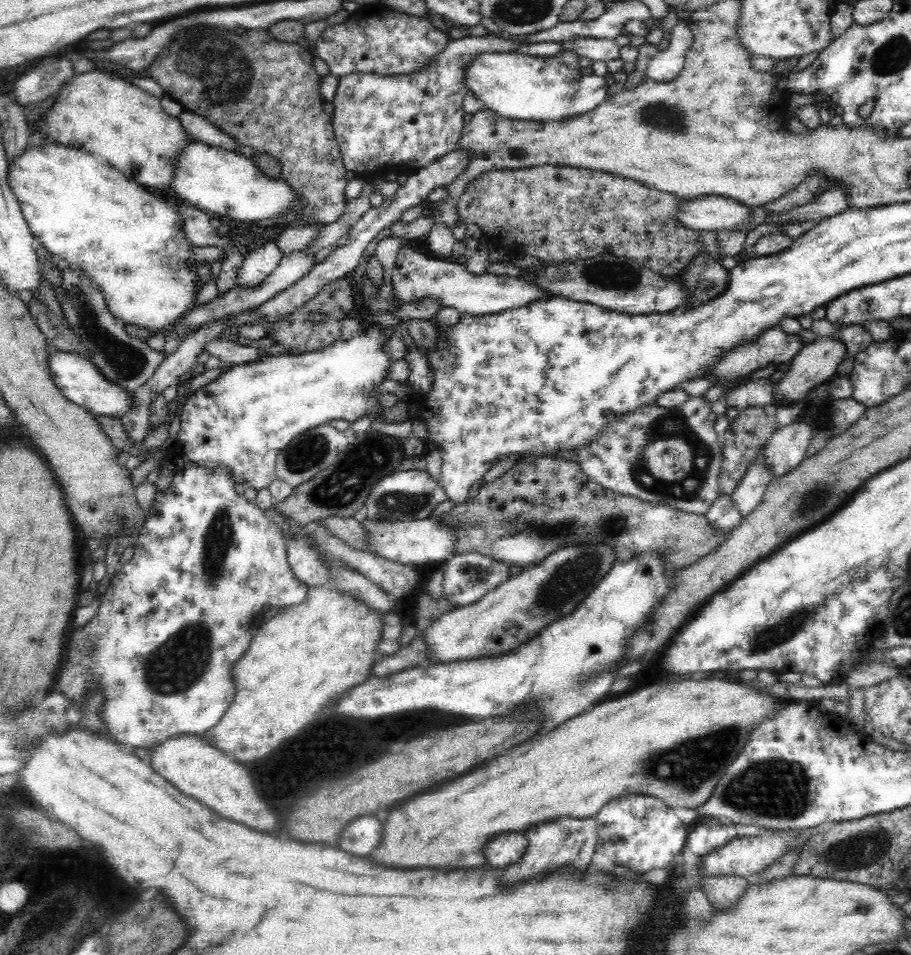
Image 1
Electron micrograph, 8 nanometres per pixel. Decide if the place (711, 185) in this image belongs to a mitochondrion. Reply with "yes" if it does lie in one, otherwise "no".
no

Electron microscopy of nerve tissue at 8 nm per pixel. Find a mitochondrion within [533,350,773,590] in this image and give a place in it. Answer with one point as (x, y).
(691, 487)

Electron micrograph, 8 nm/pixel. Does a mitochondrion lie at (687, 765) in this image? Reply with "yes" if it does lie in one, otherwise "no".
yes

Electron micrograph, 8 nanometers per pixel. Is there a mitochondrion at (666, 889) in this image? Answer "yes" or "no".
no

